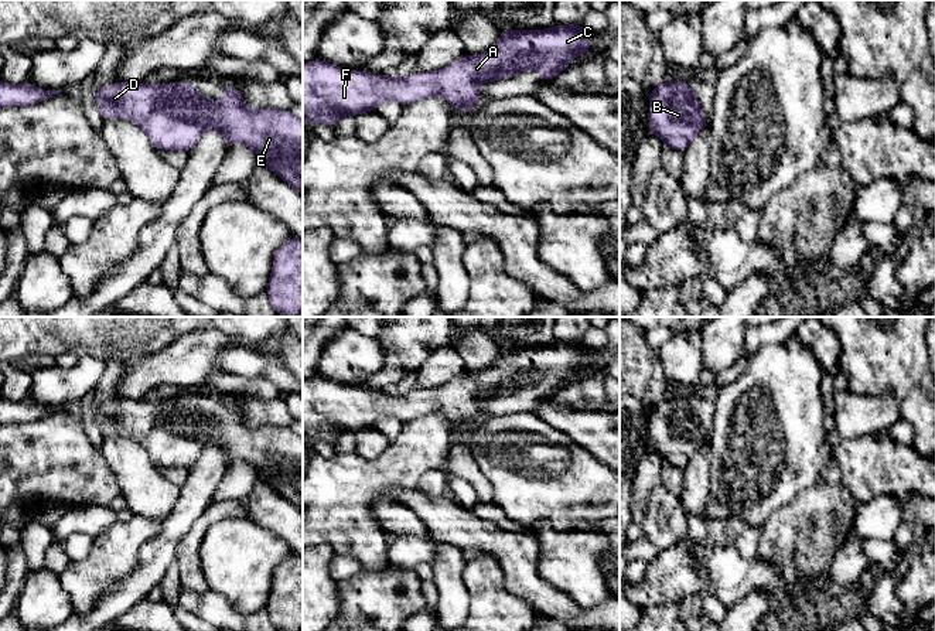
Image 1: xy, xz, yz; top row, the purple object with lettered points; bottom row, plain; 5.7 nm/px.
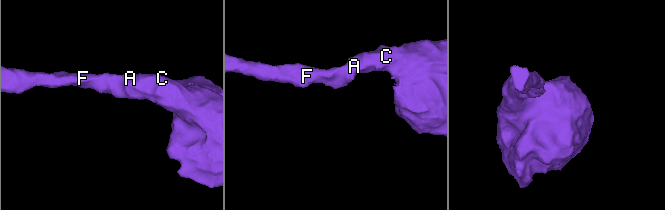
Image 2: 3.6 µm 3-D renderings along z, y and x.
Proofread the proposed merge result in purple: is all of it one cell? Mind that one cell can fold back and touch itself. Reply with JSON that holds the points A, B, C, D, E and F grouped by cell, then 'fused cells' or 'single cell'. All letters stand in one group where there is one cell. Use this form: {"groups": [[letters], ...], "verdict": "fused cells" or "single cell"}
{"groups": [["A", "B", "C", "D", "E", "F"]], "verdict": "single cell"}

